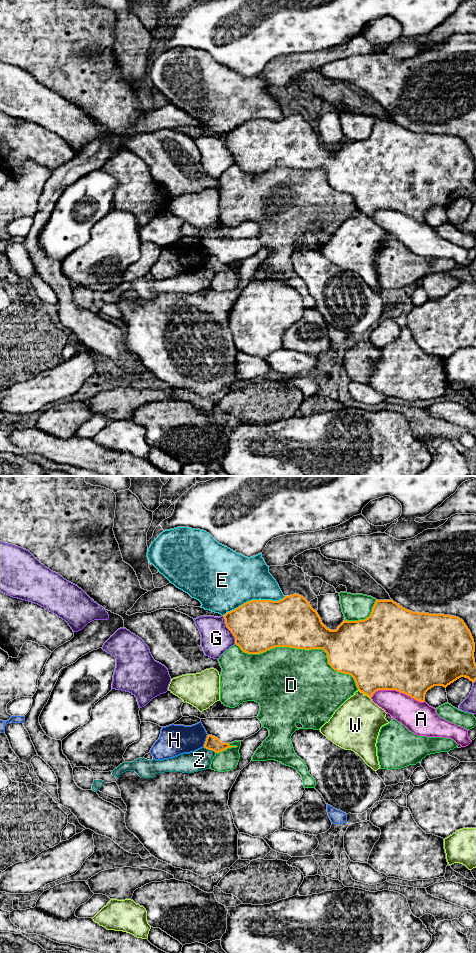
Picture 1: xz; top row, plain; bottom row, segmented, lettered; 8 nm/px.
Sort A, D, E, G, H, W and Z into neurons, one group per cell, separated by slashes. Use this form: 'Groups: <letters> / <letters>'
Groups: A / D / E / G / H / W / Z

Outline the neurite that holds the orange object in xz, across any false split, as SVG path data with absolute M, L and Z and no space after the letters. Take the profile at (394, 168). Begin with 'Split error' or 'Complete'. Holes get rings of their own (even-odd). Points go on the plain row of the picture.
Complete. M293 114L290 116L285 116L279 121L272 120L251 120L238 128L227 132L223 135L225 139L226 147L231 151L235 157L235 164L240 167L240 169L248 174L260 174L266 172L275 167L289 167L295 169L323 169L327 173L328 184L337 192L351 195L356 203L356 206L360 212L372 217L373 214L378 210L396 210L400 213L404 213L411 218L419 222L425 221L426 212L434 206L447 207L457 199L461 197L468 198L473 203L476 201L476 183L474 178L475 163L472 154L464 141L456 136L444 135L444 134L429 134L429 133L418 133L407 130L394 122L393 120L376 120L370 136L364 140L358 141L343 141L336 150L330 150L321 141L320 136L317 131L312 128L310 123L301 115Z

